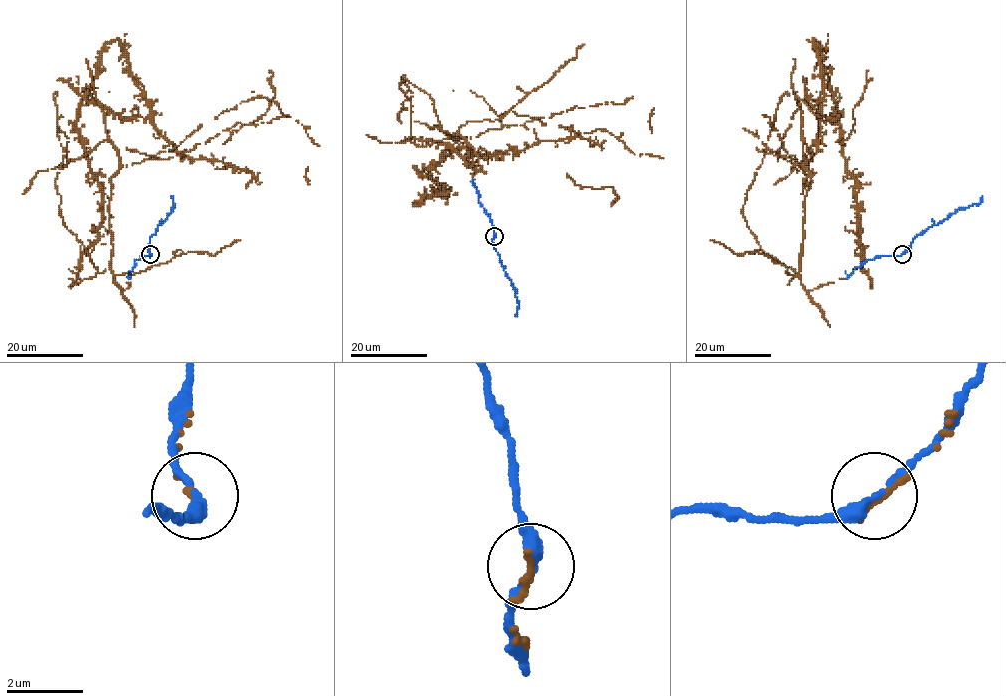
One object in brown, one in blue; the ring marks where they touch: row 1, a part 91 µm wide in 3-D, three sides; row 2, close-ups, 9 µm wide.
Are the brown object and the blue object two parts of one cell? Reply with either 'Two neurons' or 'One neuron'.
One neuron

